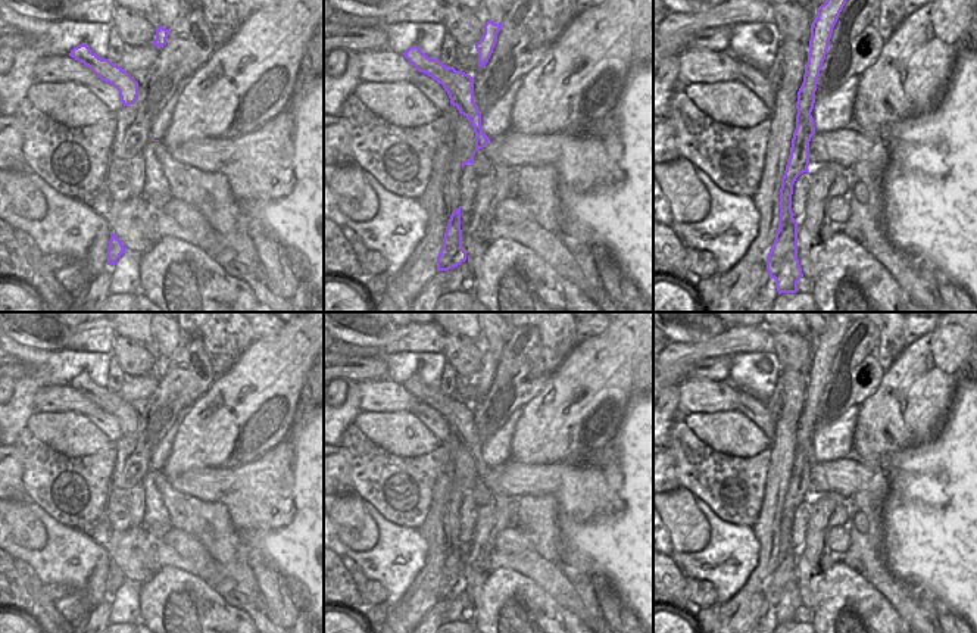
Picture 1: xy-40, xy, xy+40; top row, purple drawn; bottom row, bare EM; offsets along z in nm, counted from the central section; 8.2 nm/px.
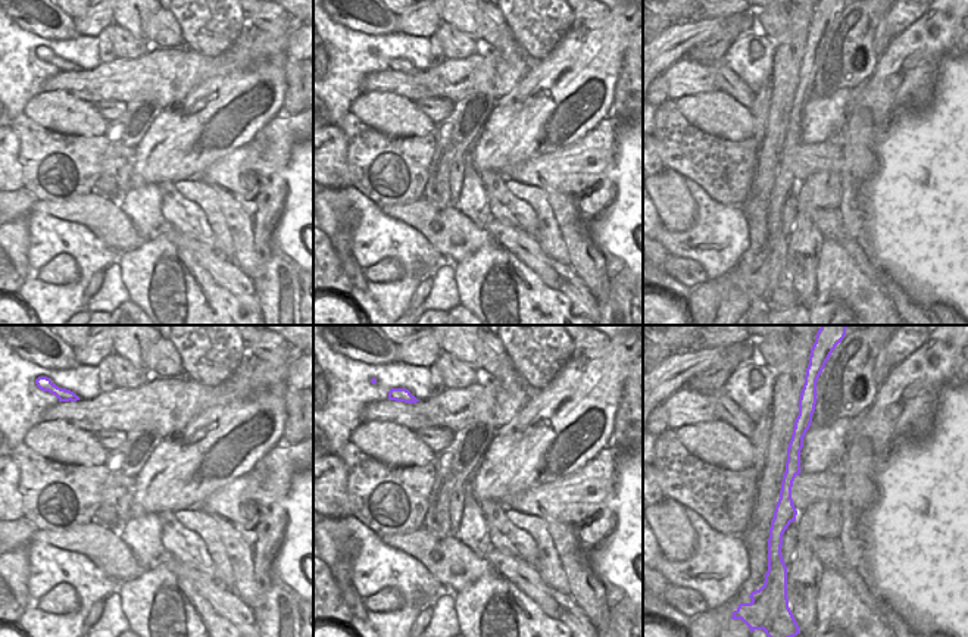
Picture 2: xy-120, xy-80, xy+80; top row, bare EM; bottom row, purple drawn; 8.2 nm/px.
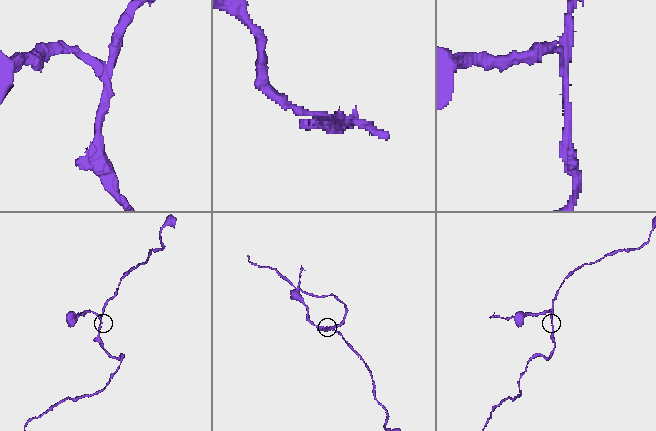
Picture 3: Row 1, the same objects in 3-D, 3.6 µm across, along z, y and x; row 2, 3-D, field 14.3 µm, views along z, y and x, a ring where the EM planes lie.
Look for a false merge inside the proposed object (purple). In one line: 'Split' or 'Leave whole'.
Split

